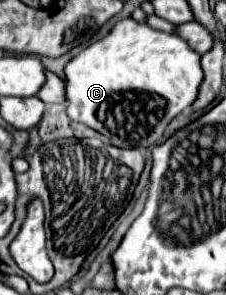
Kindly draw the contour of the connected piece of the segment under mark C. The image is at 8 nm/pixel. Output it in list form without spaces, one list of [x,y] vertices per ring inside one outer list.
[[[132,18],[118,20],[104,38],[86,46],[66,64],[64,74],[68,116],[98,130],[118,148],[154,146],[162,138],[170,120],[196,100],[202,82],[200,56],[184,40],[176,38],[176,34],[154,30],[146,22],[136,22]]]

